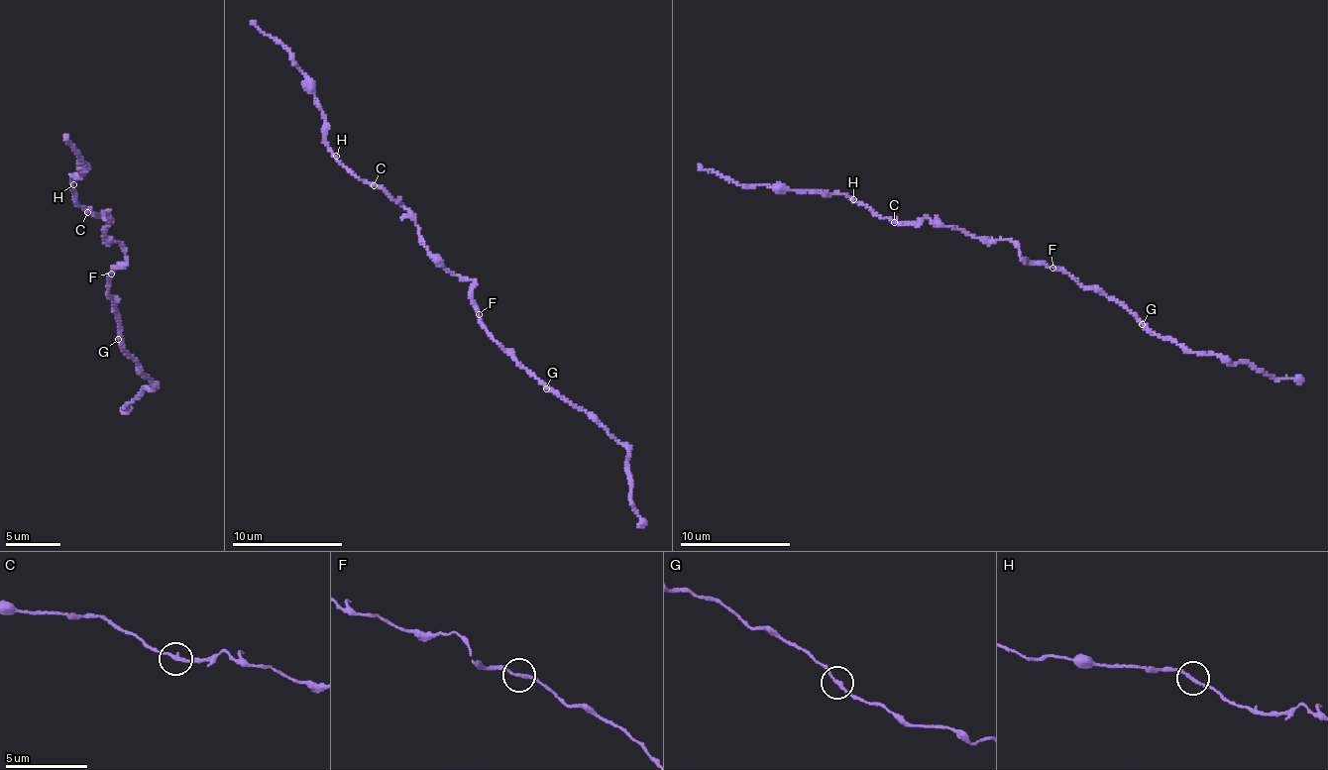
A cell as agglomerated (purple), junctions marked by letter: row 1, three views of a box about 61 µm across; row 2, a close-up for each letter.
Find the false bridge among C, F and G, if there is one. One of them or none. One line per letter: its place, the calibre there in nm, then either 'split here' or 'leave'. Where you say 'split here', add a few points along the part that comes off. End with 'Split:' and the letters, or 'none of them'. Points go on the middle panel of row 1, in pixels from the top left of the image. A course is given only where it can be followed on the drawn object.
C: at (374, 185); 190 nm thick; leave
F: at (479, 314); 180 nm thick; leave
G: at (546, 388); 190 nm thick; leave
Split: none of them

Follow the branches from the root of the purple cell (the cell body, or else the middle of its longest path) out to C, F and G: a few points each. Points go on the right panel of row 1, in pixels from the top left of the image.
C: (1010, 242), (982, 240), (959, 229), (938, 226), (927, 218), (894, 223)
F: (1010, 242), (1028, 262), (1052, 268)
G: (1010, 242), (1028, 262), (1065, 271), (1085, 286), (1105, 294), (1142, 324)

